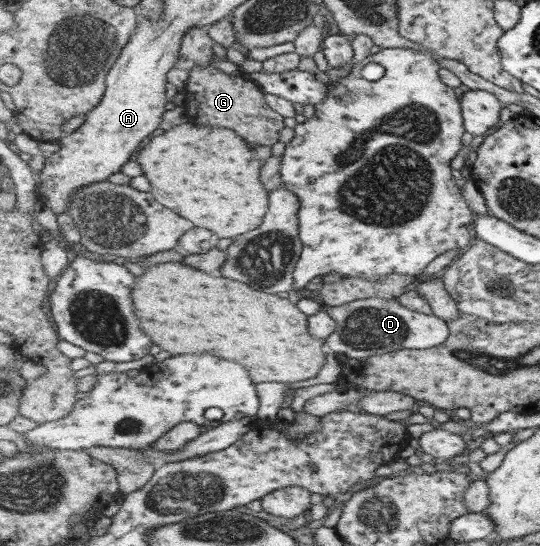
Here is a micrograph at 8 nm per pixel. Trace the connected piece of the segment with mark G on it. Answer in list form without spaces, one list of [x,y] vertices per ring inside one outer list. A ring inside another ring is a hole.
[[[213,63],[209,66],[193,65],[189,70],[185,91],[193,95],[193,101],[189,101],[191,112],[186,108],[186,103],[183,105],[189,121],[231,129],[247,143],[251,143],[251,147],[270,147],[280,141],[280,132],[285,128],[285,117],[265,103],[265,91],[250,77],[228,75],[216,69]]]

